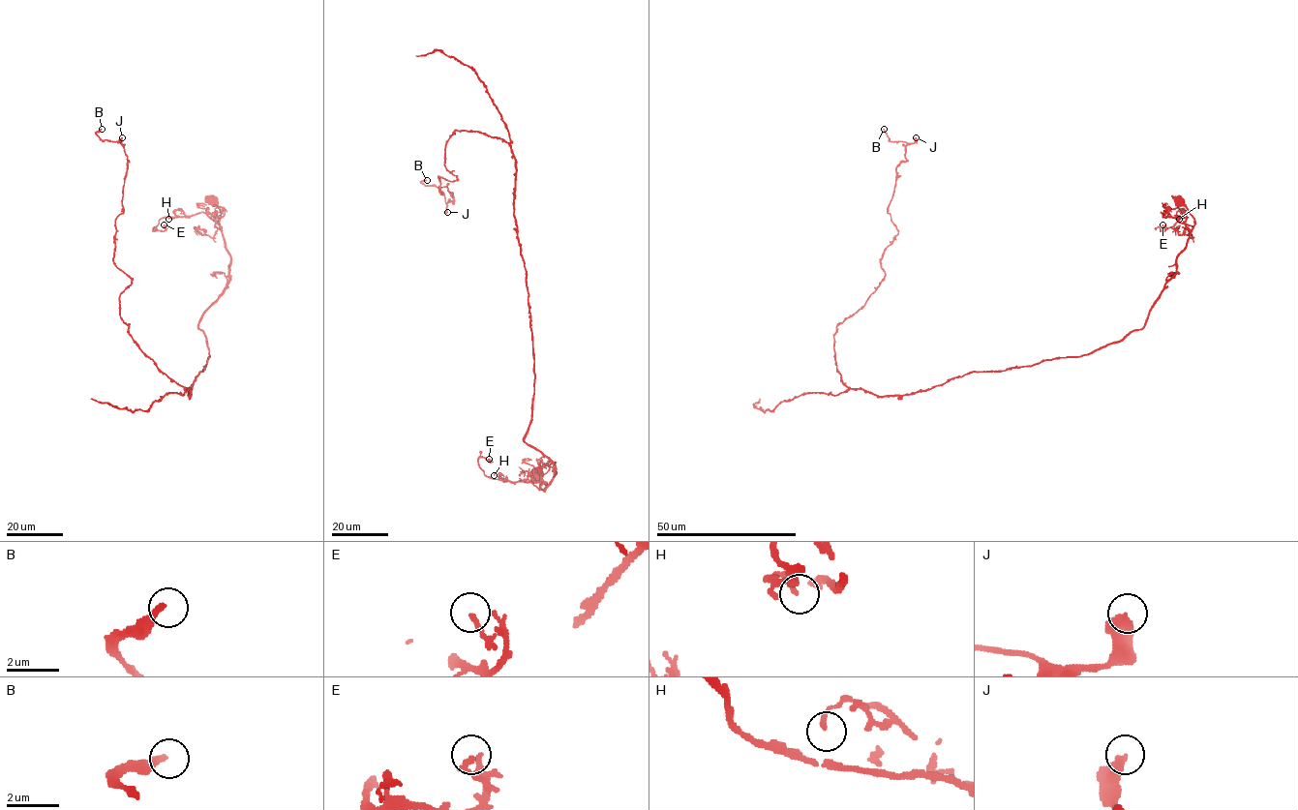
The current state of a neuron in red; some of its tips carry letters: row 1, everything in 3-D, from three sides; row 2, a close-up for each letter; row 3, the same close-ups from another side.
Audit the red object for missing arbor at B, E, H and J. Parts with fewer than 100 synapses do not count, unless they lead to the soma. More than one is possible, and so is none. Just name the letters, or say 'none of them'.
none of them

